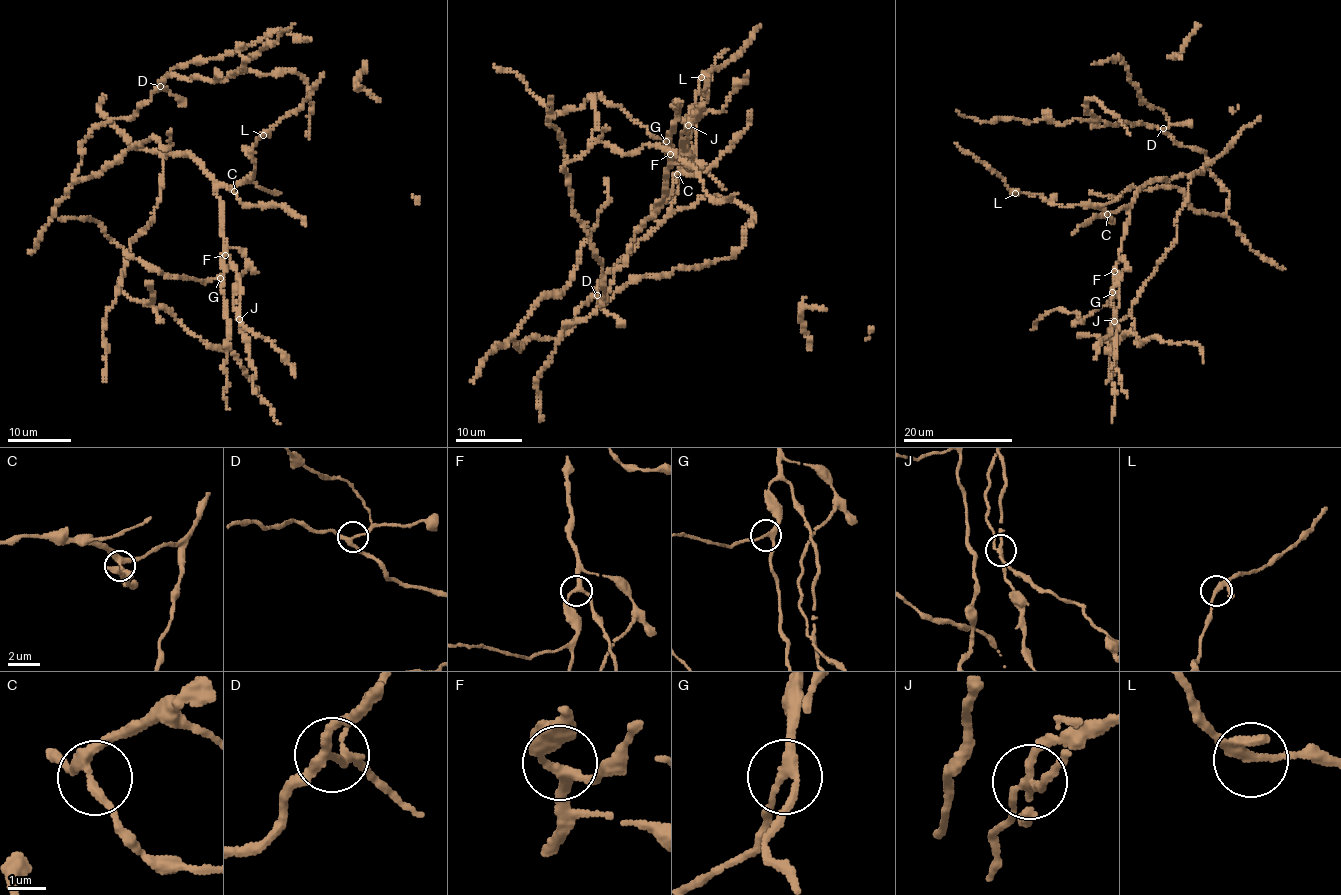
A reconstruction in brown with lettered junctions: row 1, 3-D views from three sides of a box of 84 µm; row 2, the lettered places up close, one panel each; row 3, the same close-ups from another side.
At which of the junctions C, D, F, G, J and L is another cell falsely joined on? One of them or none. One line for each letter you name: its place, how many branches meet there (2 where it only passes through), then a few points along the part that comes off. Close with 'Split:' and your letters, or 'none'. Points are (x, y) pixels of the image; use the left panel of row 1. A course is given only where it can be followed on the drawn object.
Split: none

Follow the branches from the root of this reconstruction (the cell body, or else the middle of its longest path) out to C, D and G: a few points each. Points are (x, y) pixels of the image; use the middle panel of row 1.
C: (563, 332), (572, 322), (586, 319), (604, 301), (634, 236), (668, 195), (677, 174)
D: (563, 332), (556, 344), (556, 339), (573, 325), (576, 311), (597, 295)
G: (563, 332), (604, 301), (634, 236), (656, 211), (669, 170), (671, 145), (666, 141)

